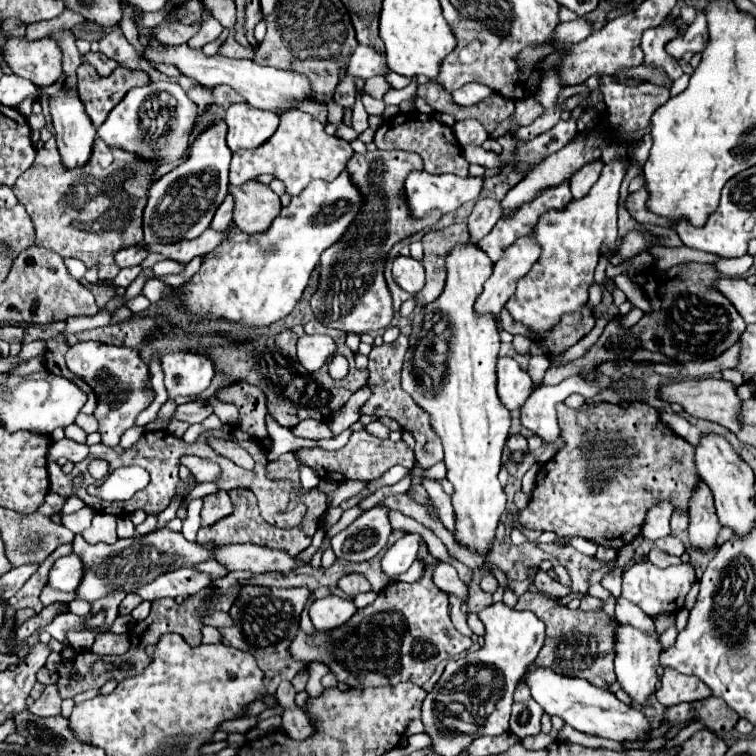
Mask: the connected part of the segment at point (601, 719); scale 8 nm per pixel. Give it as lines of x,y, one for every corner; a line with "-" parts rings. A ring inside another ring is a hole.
535,668
527,672
527,686
531,690
533,700
549,716
563,718
565,724
573,726
579,732
609,738
615,742
639,742
651,738
649,718
641,710
619,702
607,688
595,688
593,684
587,684
587,680
559,676
549,668

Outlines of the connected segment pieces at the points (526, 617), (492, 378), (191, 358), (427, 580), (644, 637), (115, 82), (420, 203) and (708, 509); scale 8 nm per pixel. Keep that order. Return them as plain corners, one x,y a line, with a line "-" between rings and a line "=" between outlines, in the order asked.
503,602
483,608
479,616
483,618
483,624
485,624
485,646
479,648
477,652
467,654
465,658
450,661
445,668
447,668
447,678
451,678
455,672
465,669
469,664
493,666
499,672
499,676
503,676
503,696
499,698
495,712
487,716
482,726
484,734
498,736
509,730
509,716
511,716
515,686
525,674
525,670
535,662
545,640
545,628
543,628
543,622
539,622
539,618
533,612
527,612
527,610
517,612
513,608
507,608
=
463,244
447,256
447,282
437,300
423,306
427,316
447,316
455,336
451,336
451,384
443,392
427,392
423,384
415,384
411,372
401,372
401,388
429,414
433,432
445,448
447,480
455,486
453,508
457,516
457,540
481,556
489,556
495,540
495,528
505,512
505,492
497,474
501,470
501,452
509,434
511,418
497,398
495,366
499,356
499,326
493,314
477,314
473,304
483,292
485,280
491,276
491,260
473,244
=
189,350
169,352
161,358
161,362
165,372
168,400
160,408
158,417
164,426
168,426
177,407
175,396
191,396
207,390
215,376
215,368
209,358
=
425,566
425,576
415,584
389,584
373,604
357,610
355,616
339,628
325,632
313,630
313,634
305,634
299,628
289,646
291,658
305,666
313,662
325,664
337,680
349,688
395,686
401,682
423,686
441,660
453,658
473,644
471,638
453,626
447,610
447,594
431,580
433,570
435,566
=
629,624
617,626
615,630
615,674
617,674
617,682
631,696
631,700
645,704
645,700
653,694
655,684
659,682
657,668
659,668
661,650
663,650
663,644
659,642
659,636
649,636
643,630
633,628
=
81,64
77,68
77,92
93,122
99,128
109,112
121,102
121,98
135,86
149,84
145,72
135,72
119,66
111,76
101,78
91,64
=
411,172
405,180
405,192
407,192
407,204
411,208
411,214
417,218
423,218
429,210
439,208
441,212
455,212
459,206
463,206
469,200
475,200
483,188
483,176
477,178
457,178
453,174
443,174
443,176
431,176
427,172
=
699,480
699,484
695,486
695,492
689,500
689,512
691,512
691,524
689,524
691,544
701,550
715,546
721,524
715,516
711,490
707,488
707,484
703,480

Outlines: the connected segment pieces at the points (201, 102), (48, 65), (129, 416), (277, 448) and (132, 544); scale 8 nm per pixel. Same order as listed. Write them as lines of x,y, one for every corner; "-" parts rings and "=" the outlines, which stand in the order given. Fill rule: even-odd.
193,86
189,92
187,92
187,96
191,98
191,102
195,102
195,106
197,106
197,118
195,118
195,124
199,122
199,116
201,114
205,114
213,104
215,104
215,96
213,96
213,92
209,90
209,88
205,88
205,86
=
7,38
3,58
15,76
31,80
39,88
47,88
61,78
61,52
55,40
=
77,342
69,346
65,354
65,364
75,376
83,378
93,388
97,396
97,408
93,416
99,422
97,432
101,434
101,444
115,448
121,440
121,434
135,424
139,412
143,412
155,398
155,392
149,384
149,366
143,362
137,350
109,346
101,342
=
267,414
267,436
273,442
273,448
267,453
268,462
275,462
285,452
319,446
316,440
303,440
303,438
293,436
293,432
289,428
283,428
271,414
=
169,528
145,534
141,538
117,540
115,544
87,544
83,536
77,534
73,540
73,552
83,560
83,564
87,564
87,576
83,576
77,598
93,602
105,594
111,594
115,588
133,592
137,586
155,580
163,572
193,566
213,558
213,550
215,546
201,546
197,542
189,542
183,538
181,532
173,532

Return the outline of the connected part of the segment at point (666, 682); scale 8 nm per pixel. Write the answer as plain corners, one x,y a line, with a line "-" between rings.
665,668
665,674
661,678
661,688
657,690
655,696
665,708
669,708
681,702
705,700
711,696
711,690
695,676
681,674
675,668

